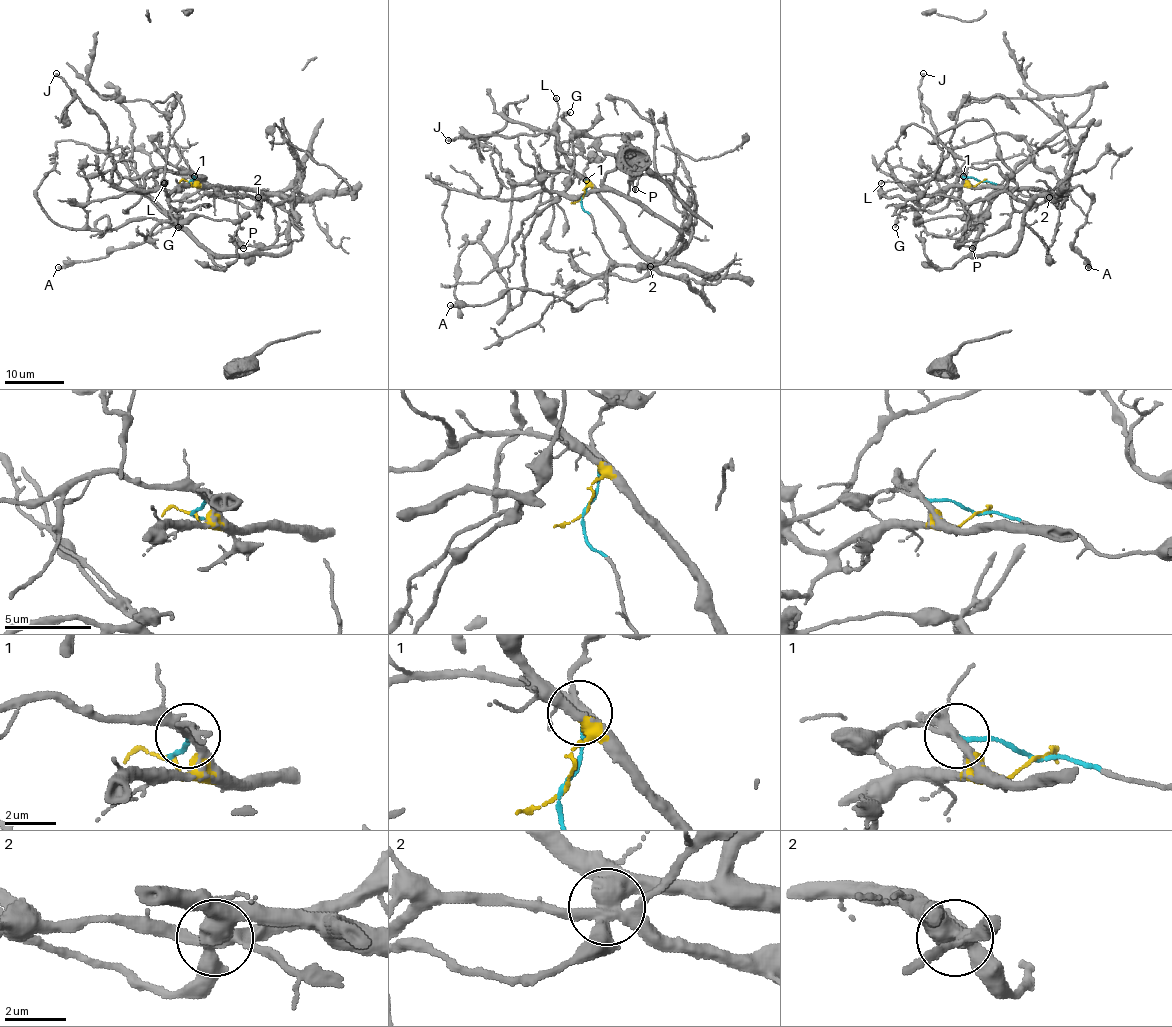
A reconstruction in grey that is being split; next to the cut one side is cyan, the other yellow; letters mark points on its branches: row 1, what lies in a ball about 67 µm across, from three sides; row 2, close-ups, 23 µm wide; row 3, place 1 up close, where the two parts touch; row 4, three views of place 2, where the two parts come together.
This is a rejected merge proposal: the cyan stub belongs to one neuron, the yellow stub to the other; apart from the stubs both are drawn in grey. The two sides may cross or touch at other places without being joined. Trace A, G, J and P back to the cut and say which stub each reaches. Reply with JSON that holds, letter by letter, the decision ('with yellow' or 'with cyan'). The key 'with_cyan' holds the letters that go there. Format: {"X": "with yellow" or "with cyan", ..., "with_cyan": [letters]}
{"A": "with cyan", "G": "with yellow", "J": "with yellow", "P": "with cyan", "with_cyan": ["A", "P"]}

